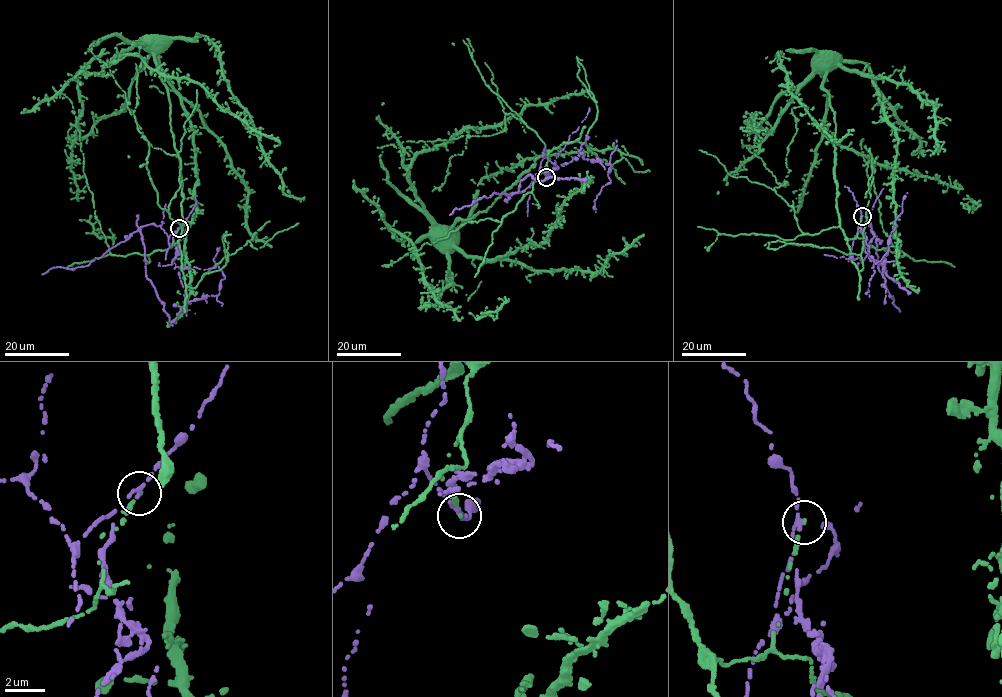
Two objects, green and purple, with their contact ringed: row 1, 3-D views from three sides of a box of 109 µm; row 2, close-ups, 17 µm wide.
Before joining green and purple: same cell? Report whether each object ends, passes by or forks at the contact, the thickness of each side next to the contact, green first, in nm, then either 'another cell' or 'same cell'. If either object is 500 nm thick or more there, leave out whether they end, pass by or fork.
green ends; purple ends; calibres 160 and 280 nm; another cell

